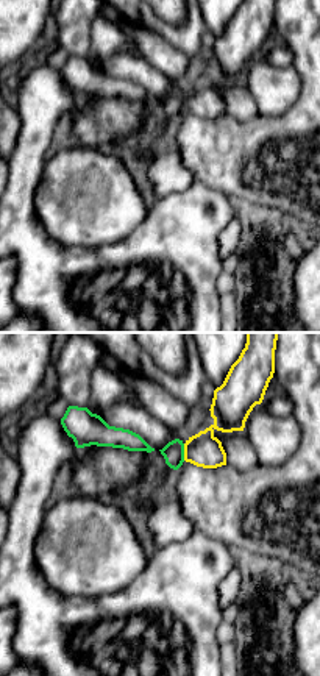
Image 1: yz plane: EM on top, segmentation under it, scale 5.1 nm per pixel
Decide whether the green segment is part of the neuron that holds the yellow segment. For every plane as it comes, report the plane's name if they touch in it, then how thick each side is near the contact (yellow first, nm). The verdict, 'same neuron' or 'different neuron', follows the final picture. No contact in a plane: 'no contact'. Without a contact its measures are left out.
contact in yz; calibres 180 and 110 nm

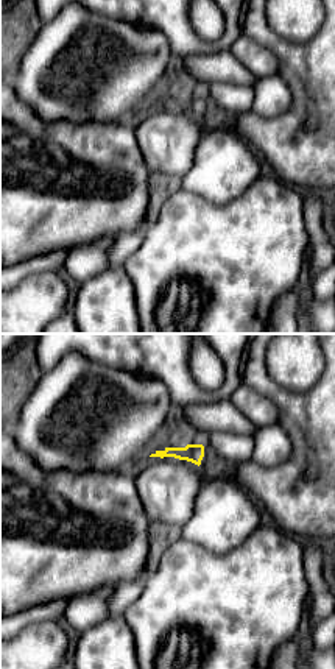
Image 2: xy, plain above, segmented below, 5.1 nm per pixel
no contact

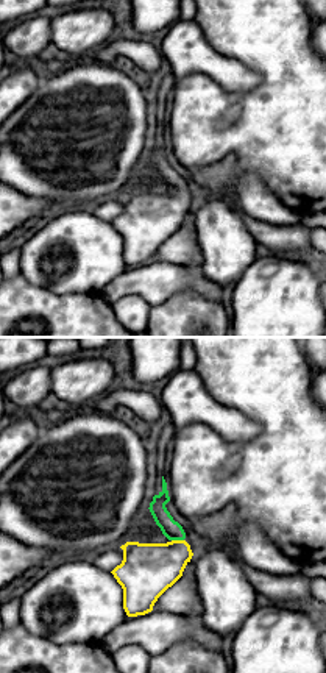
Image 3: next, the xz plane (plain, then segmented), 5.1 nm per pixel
contact in xz; calibres 280 and 100 nm

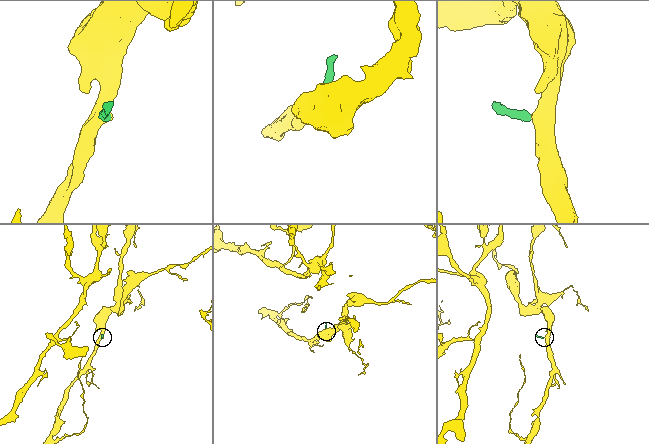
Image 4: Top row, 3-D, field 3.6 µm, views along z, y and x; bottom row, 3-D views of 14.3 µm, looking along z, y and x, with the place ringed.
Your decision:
same neuron

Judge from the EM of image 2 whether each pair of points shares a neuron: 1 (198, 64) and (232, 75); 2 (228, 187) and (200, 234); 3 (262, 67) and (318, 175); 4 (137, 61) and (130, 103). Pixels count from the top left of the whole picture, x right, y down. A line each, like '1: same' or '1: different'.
1: same
2: different
3: different
4: same

